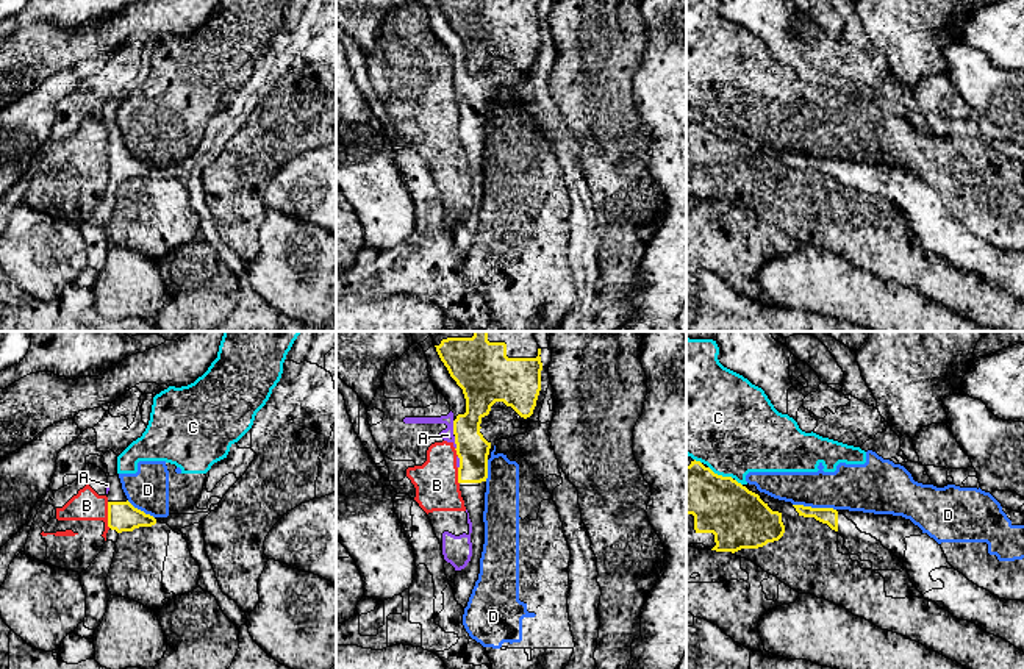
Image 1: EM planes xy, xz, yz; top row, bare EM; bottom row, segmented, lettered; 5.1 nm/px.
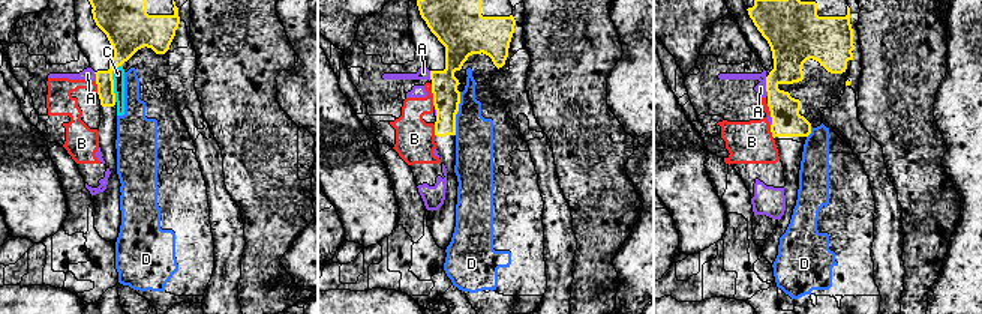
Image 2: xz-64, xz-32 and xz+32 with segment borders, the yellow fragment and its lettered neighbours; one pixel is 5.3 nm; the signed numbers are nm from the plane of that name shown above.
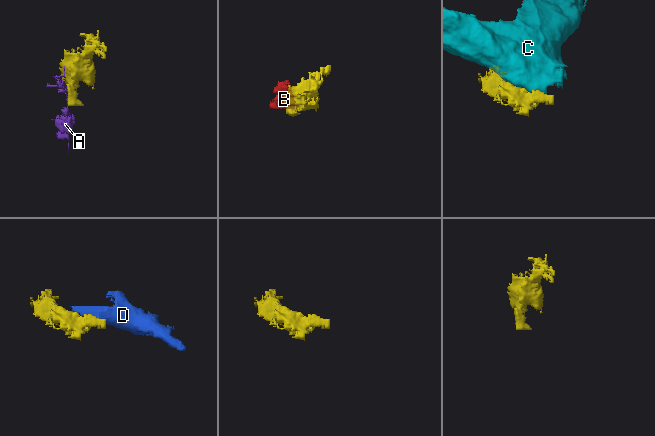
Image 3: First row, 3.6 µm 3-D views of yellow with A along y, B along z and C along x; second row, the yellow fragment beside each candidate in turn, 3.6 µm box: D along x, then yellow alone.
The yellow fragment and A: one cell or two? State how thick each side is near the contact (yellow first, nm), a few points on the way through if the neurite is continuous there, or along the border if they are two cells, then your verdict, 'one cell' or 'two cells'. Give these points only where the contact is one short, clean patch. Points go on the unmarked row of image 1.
200 nm thick on the yellow side, 60 nm on the other; border along xz (452, 71), (454, 83); two cells

